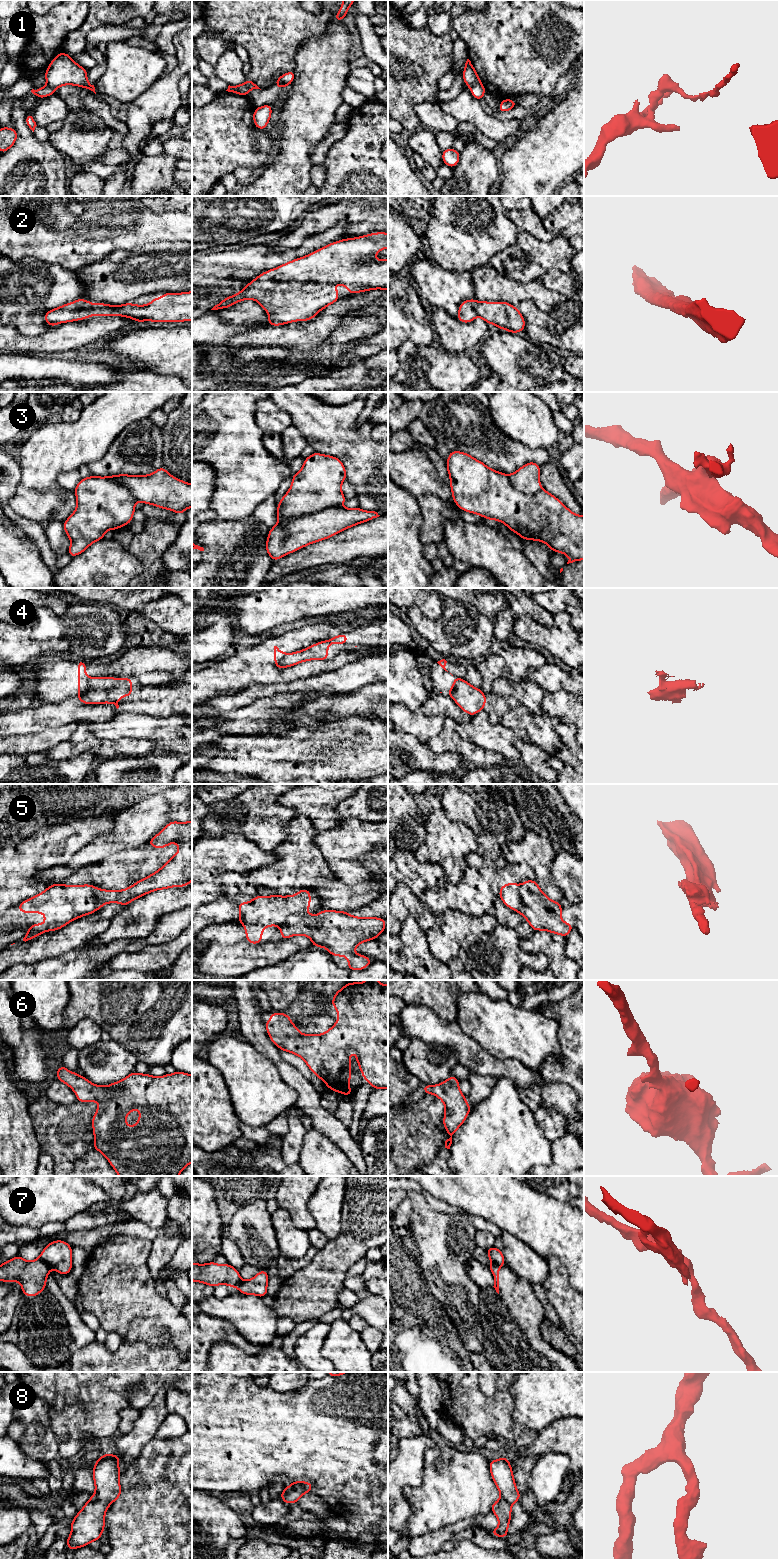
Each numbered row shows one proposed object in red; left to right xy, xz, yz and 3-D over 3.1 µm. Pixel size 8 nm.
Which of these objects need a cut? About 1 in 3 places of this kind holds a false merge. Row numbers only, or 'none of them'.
1, 3, 4, 5, 7

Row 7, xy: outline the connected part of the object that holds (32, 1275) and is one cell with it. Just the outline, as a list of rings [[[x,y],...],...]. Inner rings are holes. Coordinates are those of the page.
[[[19,1254],[0,1265],[0,1281],[18,1281],[22,1286],[22,1295],[29,1297],[34,1297],[47,1288],[46,1278],[49,1274],[50,1268],[42,1259],[28,1262]]]

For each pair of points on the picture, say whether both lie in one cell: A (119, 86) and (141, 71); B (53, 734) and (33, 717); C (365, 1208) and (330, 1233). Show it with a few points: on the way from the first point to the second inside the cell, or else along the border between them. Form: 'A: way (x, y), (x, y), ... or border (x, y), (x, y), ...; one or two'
A: way (124, 81), (136, 71); one
B: border (71, 723), (25, 734); two
C: border (343, 1203), (340, 1233), (328, 1241); two

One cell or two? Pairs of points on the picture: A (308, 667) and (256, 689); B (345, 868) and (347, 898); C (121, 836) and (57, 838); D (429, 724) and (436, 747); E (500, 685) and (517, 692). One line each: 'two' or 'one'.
A: two
B: two
C: two
D: two
E: one

